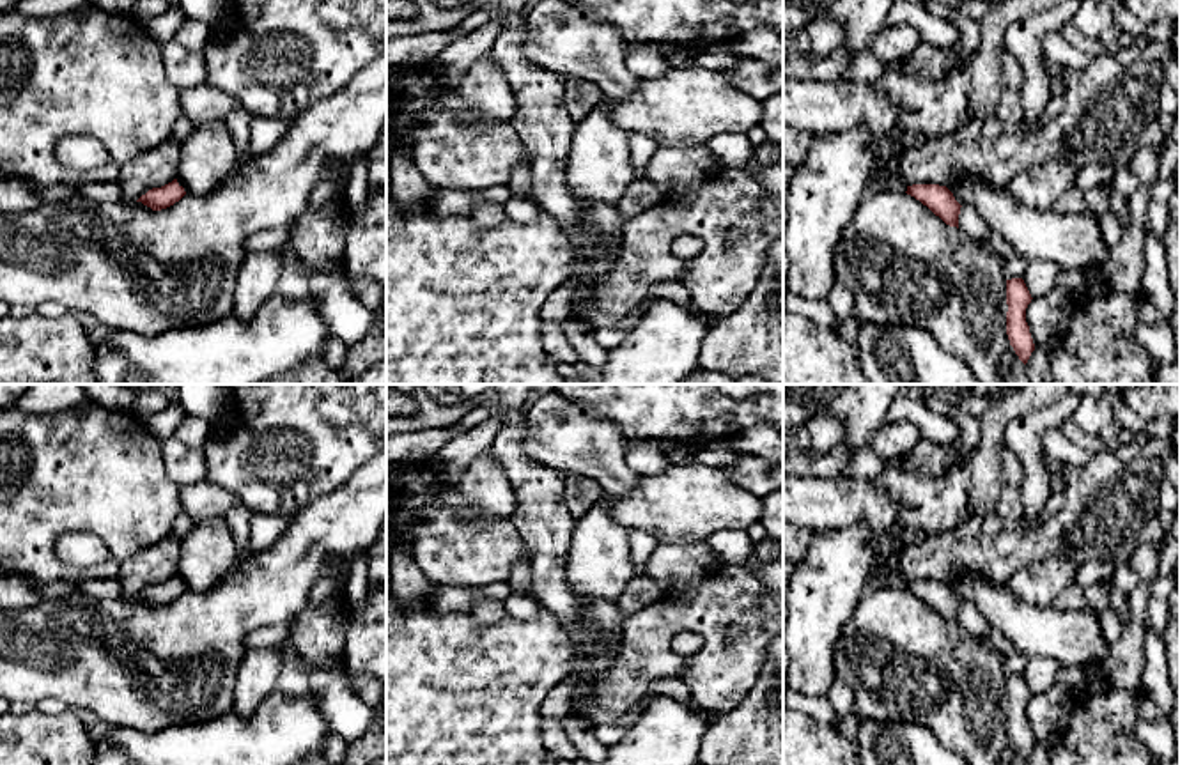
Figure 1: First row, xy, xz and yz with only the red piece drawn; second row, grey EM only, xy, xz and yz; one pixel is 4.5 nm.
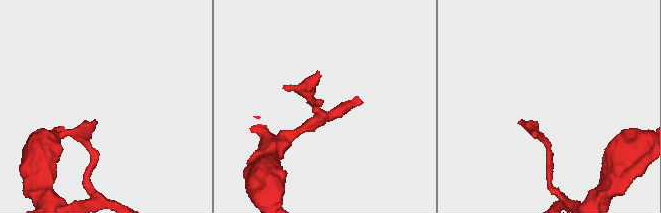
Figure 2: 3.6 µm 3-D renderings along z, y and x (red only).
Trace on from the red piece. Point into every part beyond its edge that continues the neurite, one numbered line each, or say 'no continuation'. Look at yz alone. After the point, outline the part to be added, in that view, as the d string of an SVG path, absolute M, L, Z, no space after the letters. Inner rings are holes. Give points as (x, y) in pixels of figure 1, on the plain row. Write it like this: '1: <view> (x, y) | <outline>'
1: yz (888, 562) | M886 542L882 552L875 560L875 567L879 568L879 579L882 586L889 588L907 588L907 581L900 574L900 556L904 545L898 542Z

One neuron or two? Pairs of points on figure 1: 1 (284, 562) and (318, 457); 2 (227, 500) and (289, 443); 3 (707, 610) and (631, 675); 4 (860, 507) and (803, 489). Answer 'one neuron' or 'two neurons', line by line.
1: two neurons
2: two neurons
3: one neuron
4: one neuron

